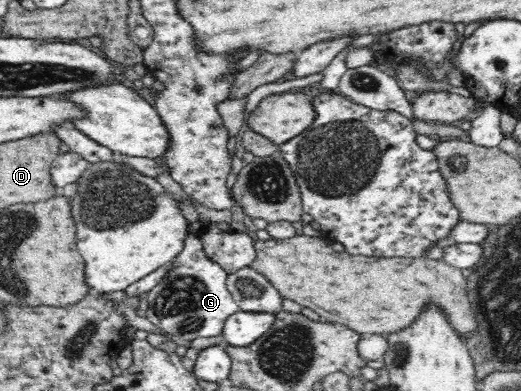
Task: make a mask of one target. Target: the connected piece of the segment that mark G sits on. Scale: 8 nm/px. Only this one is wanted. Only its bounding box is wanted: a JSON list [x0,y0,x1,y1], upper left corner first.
[141,231,240,341]

